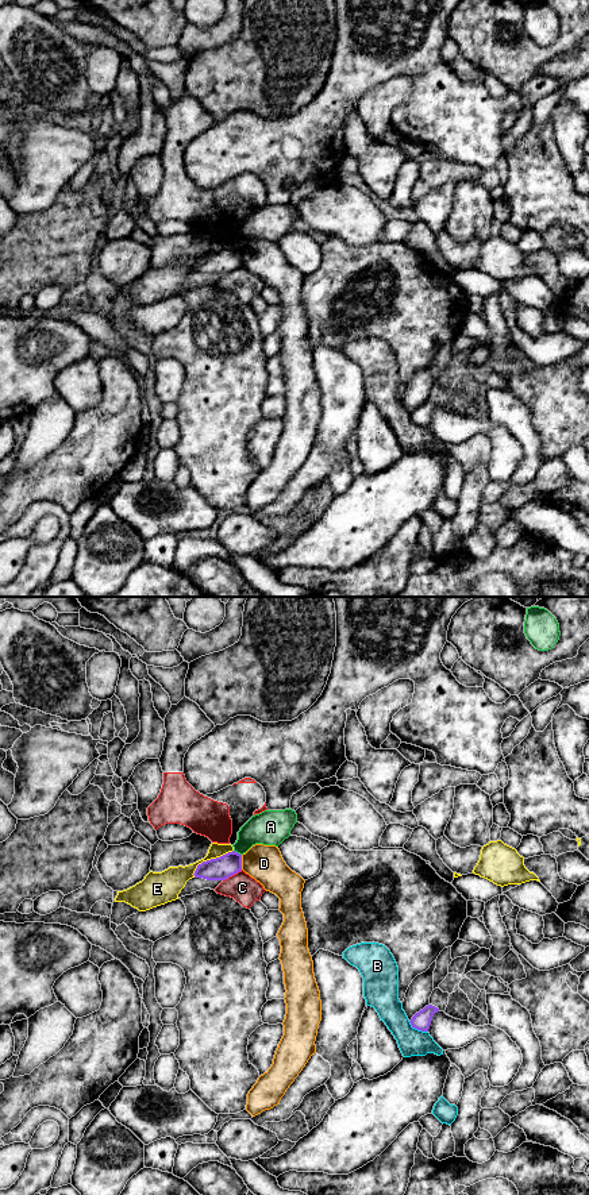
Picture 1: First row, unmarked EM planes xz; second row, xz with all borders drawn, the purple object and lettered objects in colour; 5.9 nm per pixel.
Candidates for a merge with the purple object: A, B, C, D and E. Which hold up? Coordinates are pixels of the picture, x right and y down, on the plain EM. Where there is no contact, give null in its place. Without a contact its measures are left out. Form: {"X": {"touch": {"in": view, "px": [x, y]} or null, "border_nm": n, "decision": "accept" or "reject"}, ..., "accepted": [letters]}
{"A": {"touch": {"in": "xz", "px": [237, 247]}, "border_nm": 60, "decision": "reject"}, "B": {"touch": {"in": "xz", "px": [418, 424]}, "border_nm": 140, "decision": "reject"}, "C": {"touch": {"in": "xz", "px": [233, 269]}, "border_nm": 140, "decision": "reject"}, "D": {"touch": {"in": "xz", "px": [241, 257]}, "border_nm": 90, "decision": "reject"}, "E": {"touch": {"in": "xz", "px": [211, 254]}, "border_nm": 280, "decision": "reject"}, "accepted": []}

